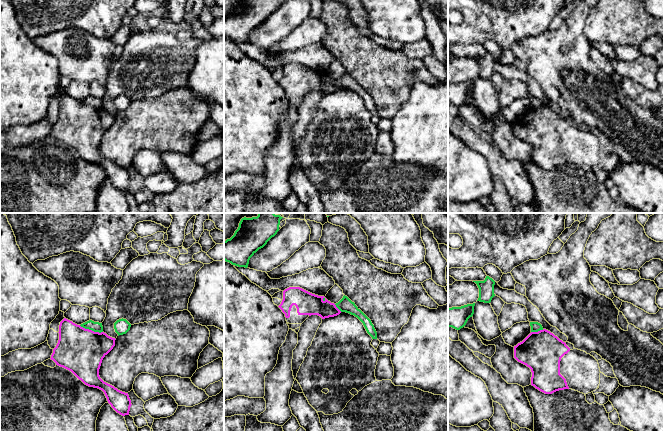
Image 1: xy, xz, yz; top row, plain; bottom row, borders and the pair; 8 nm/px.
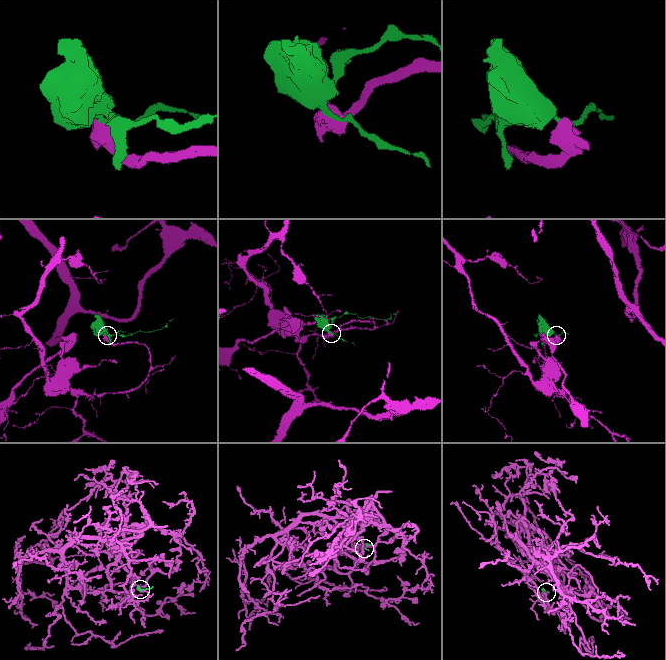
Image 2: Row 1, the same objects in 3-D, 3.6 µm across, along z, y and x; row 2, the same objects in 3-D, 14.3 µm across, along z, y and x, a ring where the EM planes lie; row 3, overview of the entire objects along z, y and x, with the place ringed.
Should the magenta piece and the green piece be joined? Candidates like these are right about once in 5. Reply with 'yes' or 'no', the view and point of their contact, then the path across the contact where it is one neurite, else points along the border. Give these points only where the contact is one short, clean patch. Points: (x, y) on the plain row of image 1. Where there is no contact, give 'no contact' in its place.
no; meets magenta in xy at (91, 106); border along xy (79, 101), (102, 108)

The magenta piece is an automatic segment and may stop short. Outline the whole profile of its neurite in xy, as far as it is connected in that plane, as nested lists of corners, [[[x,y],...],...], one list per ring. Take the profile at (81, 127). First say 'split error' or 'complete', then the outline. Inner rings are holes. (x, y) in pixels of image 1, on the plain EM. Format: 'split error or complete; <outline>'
complete; [[[64,94],[59,101],[59,116],[51,136],[71,147],[89,163],[102,166],[111,183],[120,191],[129,191],[131,176],[128,169],[104,158],[99,152],[103,134],[115,122],[115,114],[104,108],[94,108]]]

